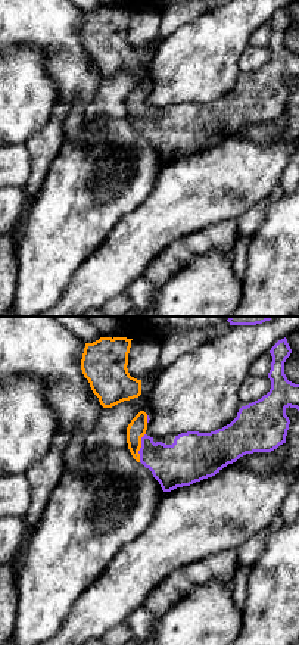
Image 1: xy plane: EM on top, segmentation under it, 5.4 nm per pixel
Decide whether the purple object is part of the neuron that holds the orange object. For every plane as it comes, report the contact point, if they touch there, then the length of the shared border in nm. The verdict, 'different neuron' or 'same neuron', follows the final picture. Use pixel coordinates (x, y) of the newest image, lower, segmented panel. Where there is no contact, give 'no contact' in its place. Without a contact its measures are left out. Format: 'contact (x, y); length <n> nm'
contact (140, 446); length 160 nm

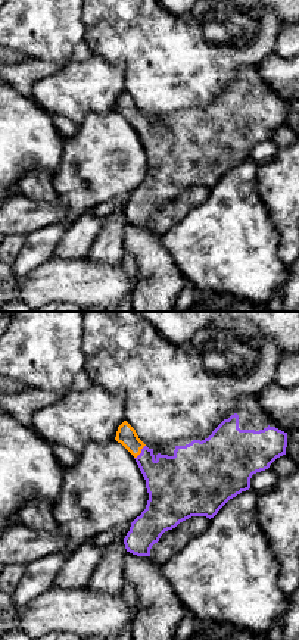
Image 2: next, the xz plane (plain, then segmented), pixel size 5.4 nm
contact (140, 452); length 100 nm

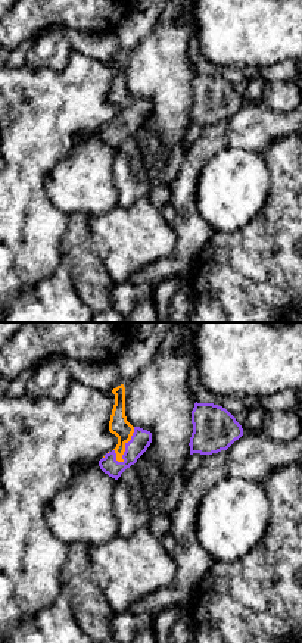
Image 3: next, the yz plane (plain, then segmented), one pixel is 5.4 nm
contact (124, 446); length 220 nm

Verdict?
same neuron

